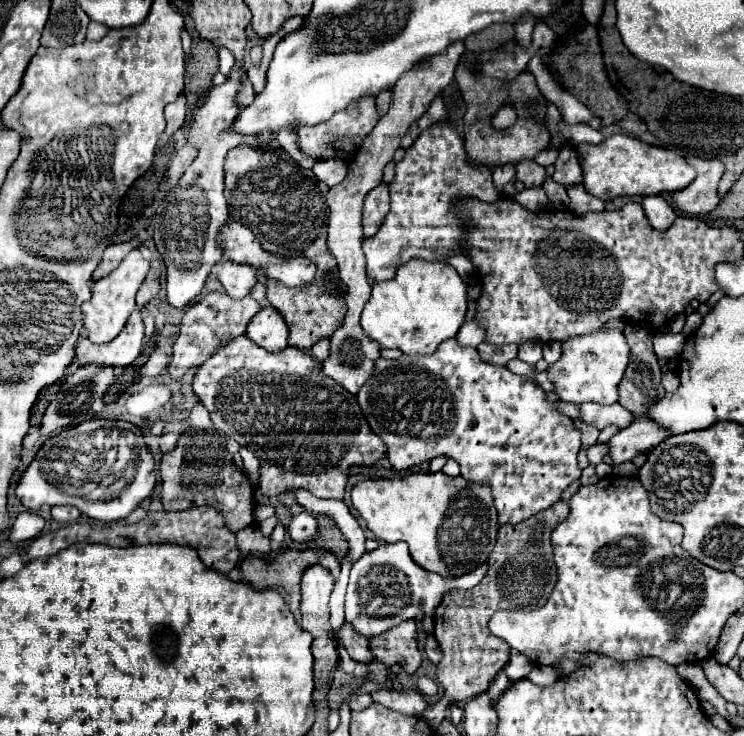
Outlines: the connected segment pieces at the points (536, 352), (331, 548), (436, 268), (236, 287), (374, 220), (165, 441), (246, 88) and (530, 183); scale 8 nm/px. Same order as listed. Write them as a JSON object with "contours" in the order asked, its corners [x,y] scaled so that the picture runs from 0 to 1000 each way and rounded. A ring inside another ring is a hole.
{"contours":[[[[711,462],[703,470],[698,470],[698,489],[708,492],[708,495],[719,495],[727,486],[727,467],[722,462]]],[[[429,701],[426,709],[429,709],[429,728],[415,739],[415,745],[434,745],[434,747],[440,747],[440,750],[445,750],[445,753],[450,750],[456,761],[464,758],[466,750],[469,750],[469,739],[466,739],[466,734],[461,731],[458,720],[448,712],[445,704]]],[[[550,353],[531,380],[501,386],[496,413],[485,427],[488,448],[512,473],[536,473],[542,481],[582,481],[593,465],[612,459],[625,438],[628,386],[603,359]]],[[[300,353],[300,364],[292,372],[294,383],[302,389],[310,405],[327,405],[343,389],[343,364],[329,359],[316,359],[310,353]]],[[[509,250],[501,255],[491,269],[491,285],[488,285],[488,315],[491,323],[499,323],[507,318],[515,296],[523,288],[523,253]]],[[[223,588],[222,591],[215,592],[215,609],[219,615],[228,614],[235,609],[238,601],[242,595],[241,590],[237,588]]],[[[327,103],[327,109],[324,109],[324,120],[321,120],[321,128],[316,130],[316,139],[321,141],[321,147],[329,147],[329,144],[335,144],[340,136],[343,136],[340,117],[337,117],[335,106]]],[[[703,217],[703,223],[695,223],[695,245],[706,250],[706,255],[722,255],[733,247],[733,231],[719,223],[716,217]]]]}

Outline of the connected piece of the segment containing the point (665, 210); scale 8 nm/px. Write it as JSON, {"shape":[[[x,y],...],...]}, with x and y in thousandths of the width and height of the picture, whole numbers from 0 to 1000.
{"shape":[[[867,266],[862,280],[867,285],[872,304],[883,313],[897,313],[910,296],[907,285],[894,274],[891,266]]]}

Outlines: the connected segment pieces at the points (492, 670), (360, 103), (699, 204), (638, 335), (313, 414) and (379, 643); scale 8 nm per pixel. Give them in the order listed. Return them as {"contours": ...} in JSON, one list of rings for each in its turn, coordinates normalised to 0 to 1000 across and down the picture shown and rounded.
{"contours":[[[[751,679],[741,690],[714,701],[703,712],[671,717],[668,739],[657,755],[657,774],[652,785],[630,802],[606,802],[585,826],[582,864],[595,886],[587,902],[587,927],[598,938],[603,954],[633,951],[652,940],[671,910],[684,899],[681,872],[663,864],[655,853],[657,840],[668,829],[687,826],[724,826],[741,810],[749,791],[749,769],[743,761],[741,723],[765,701],[765,685]]],[[[488,130],[483,136],[474,136],[464,149],[453,152],[450,158],[445,158],[442,163],[423,168],[423,171],[407,171],[399,168],[394,174],[394,179],[399,182],[399,201],[426,217],[442,217],[442,215],[453,215],[453,217],[464,217],[472,220],[472,215],[458,215],[453,212],[453,207],[466,207],[466,209],[480,209],[480,204],[485,201],[491,185],[504,174],[504,168],[509,166],[509,155],[507,155],[507,141],[504,141],[504,130]]],[[[926,215],[926,220],[940,236],[923,255],[907,261],[905,269],[910,283],[918,285],[921,291],[948,293],[966,277],[964,250],[972,239],[974,226],[966,217],[945,217],[945,215]]],[[[840,443],[840,459],[848,470],[848,495],[832,522],[832,549],[851,560],[853,565],[867,565],[870,554],[894,538],[894,527],[888,524],[888,500],[878,481],[878,454],[859,443]]],[[[332,457],[310,462],[305,473],[294,473],[284,489],[278,489],[262,516],[259,533],[270,549],[281,557],[289,582],[313,595],[319,603],[332,606],[351,628],[351,655],[348,666],[362,677],[383,666],[413,666],[426,677],[461,679],[469,636],[472,633],[501,633],[520,614],[515,598],[493,576],[480,541],[464,533],[450,516],[437,511],[429,500],[429,492],[415,478],[402,473],[383,473],[380,478],[364,481],[356,473],[348,473]]],[[[552,842],[536,848],[536,853],[526,853],[526,859],[517,859],[504,870],[496,870],[496,880],[512,902],[536,902],[544,916],[558,916],[566,902],[566,889],[560,883],[560,851]]]]}

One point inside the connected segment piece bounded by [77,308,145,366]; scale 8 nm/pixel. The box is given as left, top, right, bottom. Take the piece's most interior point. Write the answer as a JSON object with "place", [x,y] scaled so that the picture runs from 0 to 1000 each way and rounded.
{"place":[169,471]}

